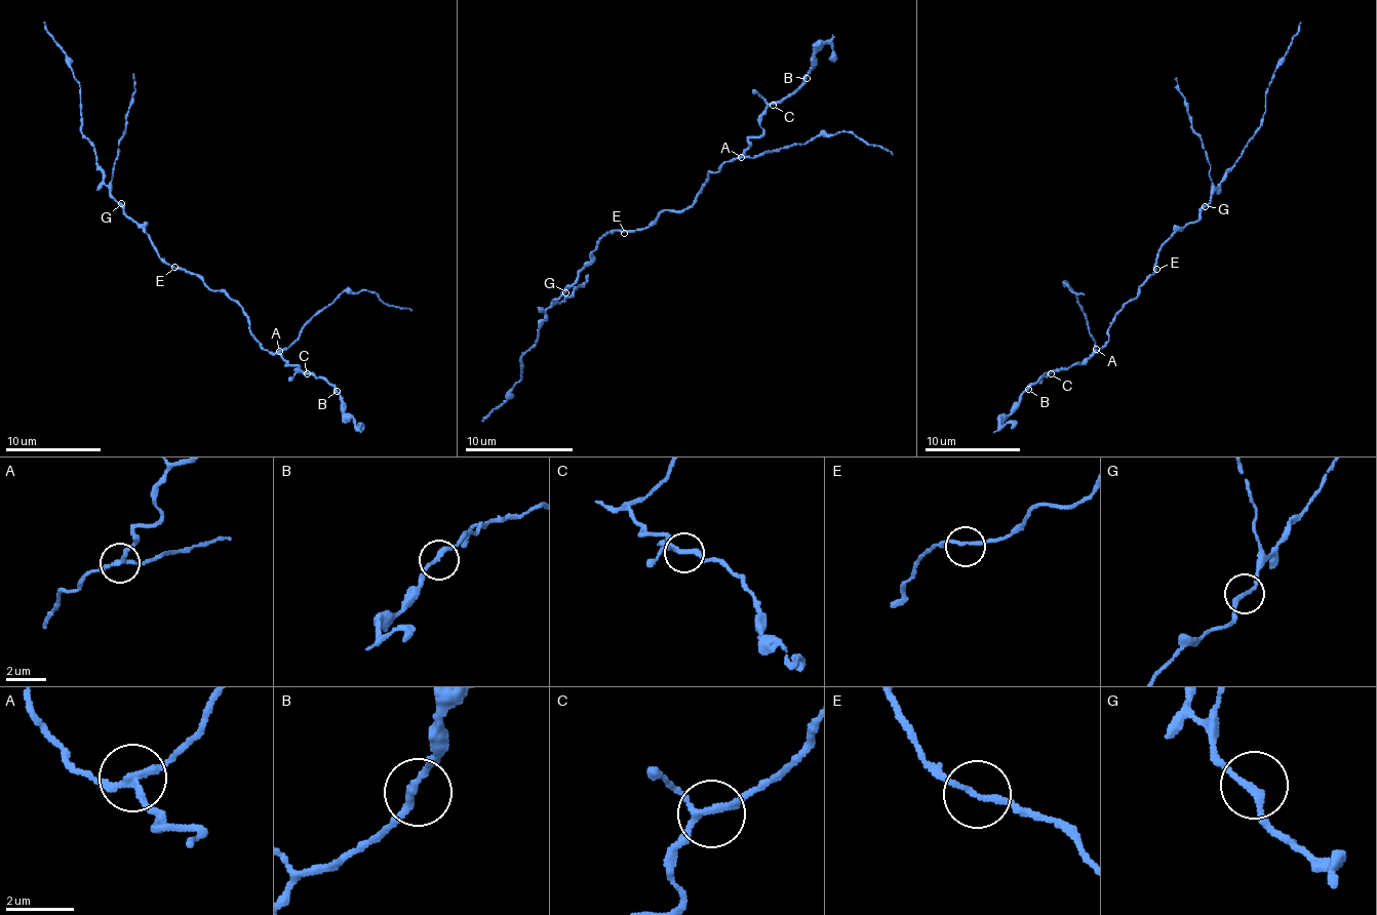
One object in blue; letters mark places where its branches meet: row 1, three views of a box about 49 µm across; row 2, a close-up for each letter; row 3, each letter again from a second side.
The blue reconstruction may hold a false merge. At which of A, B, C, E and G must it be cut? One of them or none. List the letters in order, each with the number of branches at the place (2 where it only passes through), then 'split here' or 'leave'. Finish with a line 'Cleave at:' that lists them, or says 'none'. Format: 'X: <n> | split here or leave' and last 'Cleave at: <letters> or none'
A: 3 | split here
B: 2 | leave
C: 3 | leave
E: 2 | leave
G: 2 | leave
Cleave at: A

